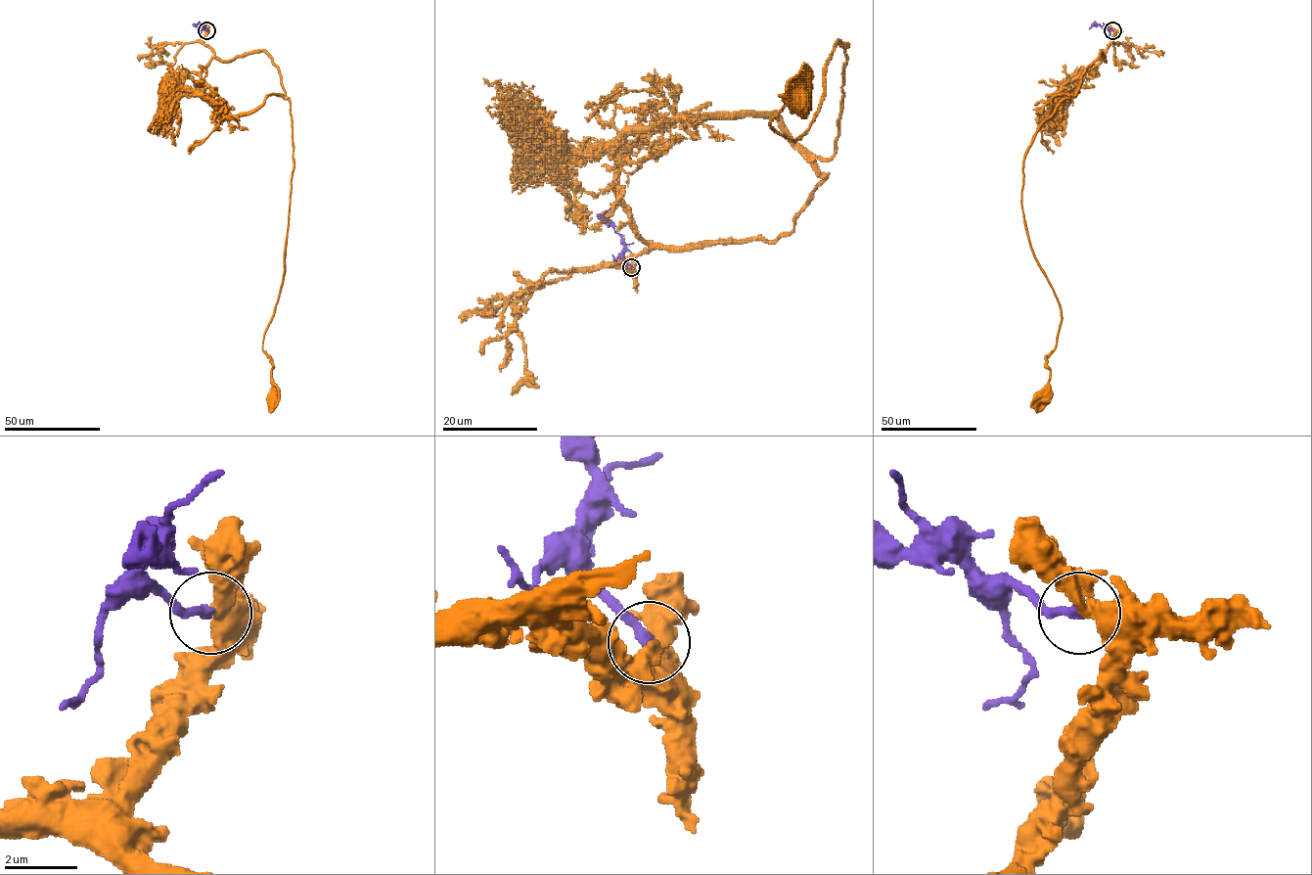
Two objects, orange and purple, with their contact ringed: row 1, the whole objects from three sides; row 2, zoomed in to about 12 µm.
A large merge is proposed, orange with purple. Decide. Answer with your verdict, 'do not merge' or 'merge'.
do not merge

